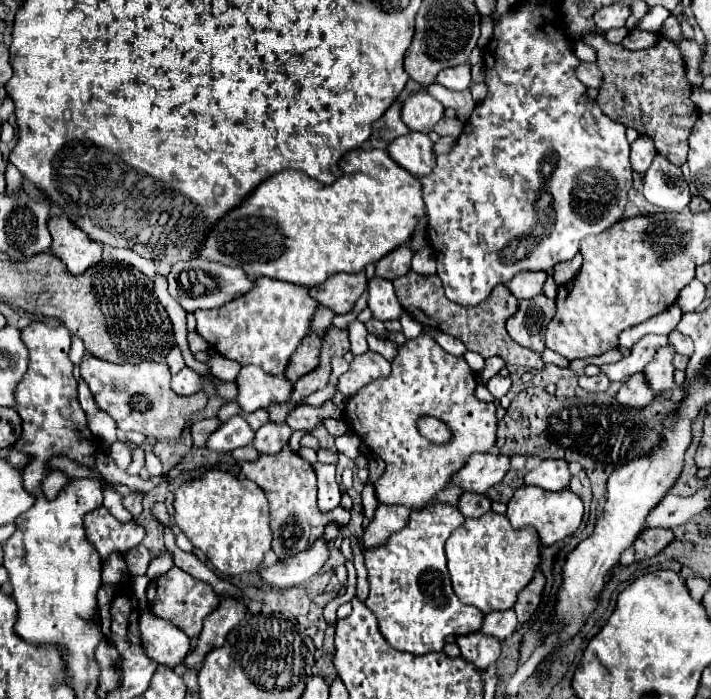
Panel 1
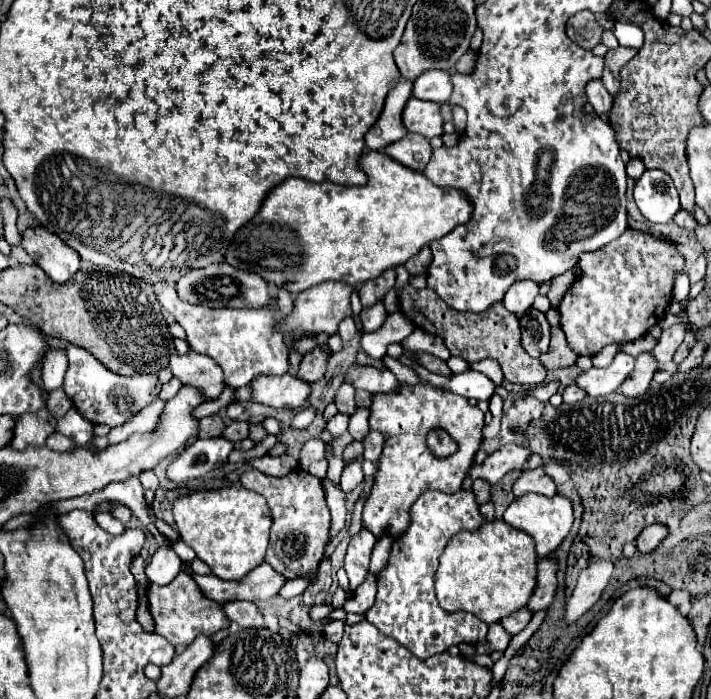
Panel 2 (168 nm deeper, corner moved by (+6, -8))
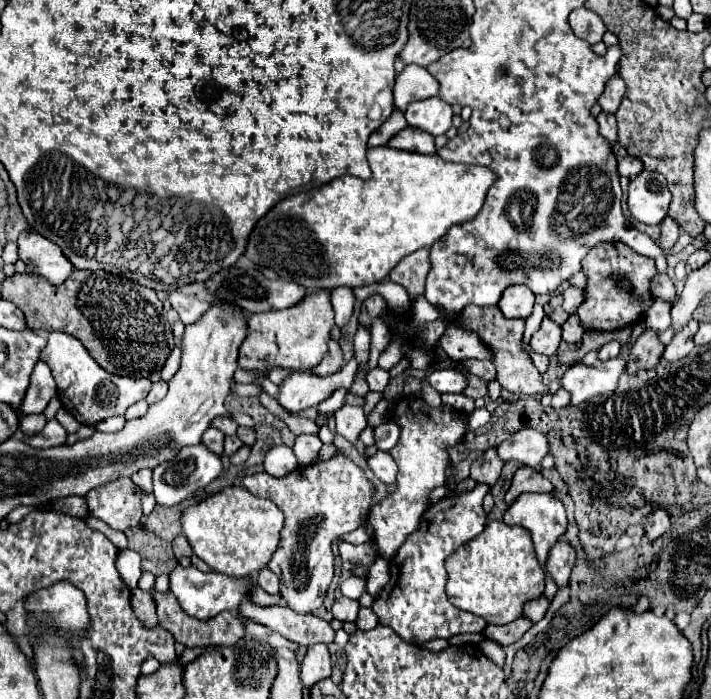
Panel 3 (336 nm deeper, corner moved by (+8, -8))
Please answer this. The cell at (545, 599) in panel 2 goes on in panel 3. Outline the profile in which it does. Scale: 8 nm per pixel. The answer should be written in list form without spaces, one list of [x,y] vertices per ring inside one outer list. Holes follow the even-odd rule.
[[[561,538],[551,548],[547,564],[545,564],[547,572],[555,580],[557,588],[565,588],[565,584],[569,582],[569,574],[571,574],[573,564],[575,564],[575,550],[573,550],[573,546],[565,538]]]

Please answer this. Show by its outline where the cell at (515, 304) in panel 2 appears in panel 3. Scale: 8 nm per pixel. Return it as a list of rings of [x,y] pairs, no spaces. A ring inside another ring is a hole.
[[[523,284],[509,286],[499,300],[499,308],[507,318],[527,318],[533,310],[533,304],[535,304],[535,294],[531,292],[531,288]]]

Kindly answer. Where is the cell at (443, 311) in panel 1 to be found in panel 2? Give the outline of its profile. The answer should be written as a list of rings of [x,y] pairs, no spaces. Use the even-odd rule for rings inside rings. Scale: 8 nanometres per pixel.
[[[407,286],[399,292],[399,308],[409,316],[409,320],[415,326],[431,334],[439,334],[453,356],[459,356],[469,364],[479,362],[483,358],[493,358],[499,362],[505,380],[513,384],[525,384],[525,386],[543,384],[545,380],[543,364],[535,358],[529,358],[529,354],[525,354],[521,346],[519,320],[517,316],[507,312],[501,302],[493,304],[489,310],[481,314],[457,314],[457,310],[445,306],[445,302],[441,302],[441,298],[437,298],[433,290],[429,288],[415,290],[413,286]]]

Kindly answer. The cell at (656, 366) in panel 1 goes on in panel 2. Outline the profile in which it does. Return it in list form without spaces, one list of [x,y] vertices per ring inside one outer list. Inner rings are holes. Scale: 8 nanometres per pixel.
[[[675,324],[675,326],[663,330],[657,346],[653,348],[653,354],[655,354],[655,358],[657,358],[659,370],[661,370],[665,364],[673,362],[673,354],[675,354],[675,350],[679,348],[679,344],[683,342],[683,338],[685,338],[685,326],[681,326],[681,324]]]

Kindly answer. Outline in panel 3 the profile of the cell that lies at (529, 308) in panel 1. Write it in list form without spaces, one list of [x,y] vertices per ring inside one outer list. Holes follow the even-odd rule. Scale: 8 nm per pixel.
[[[545,316],[541,328],[531,336],[529,346],[533,352],[553,356],[559,348],[559,342],[561,342],[561,326],[557,326],[549,316]]]

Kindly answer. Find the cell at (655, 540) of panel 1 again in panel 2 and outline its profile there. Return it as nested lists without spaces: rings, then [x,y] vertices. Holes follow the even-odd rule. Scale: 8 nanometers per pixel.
[[[651,524],[651,526],[647,526],[647,528],[639,534],[639,538],[635,540],[635,542],[637,542],[637,550],[643,552],[643,554],[653,552],[653,550],[657,548],[657,544],[659,544],[667,534],[669,534],[669,530],[667,530],[665,524]]]

